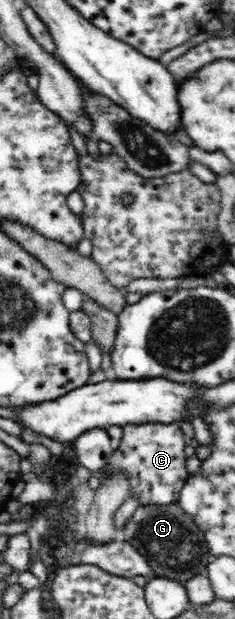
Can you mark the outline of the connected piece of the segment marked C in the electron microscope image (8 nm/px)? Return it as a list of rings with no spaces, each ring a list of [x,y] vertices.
[[[178,422],[125,425],[120,445],[114,450],[103,473],[123,471],[129,481],[129,495],[136,495],[140,506],[177,504],[189,475],[184,452],[188,443]]]

